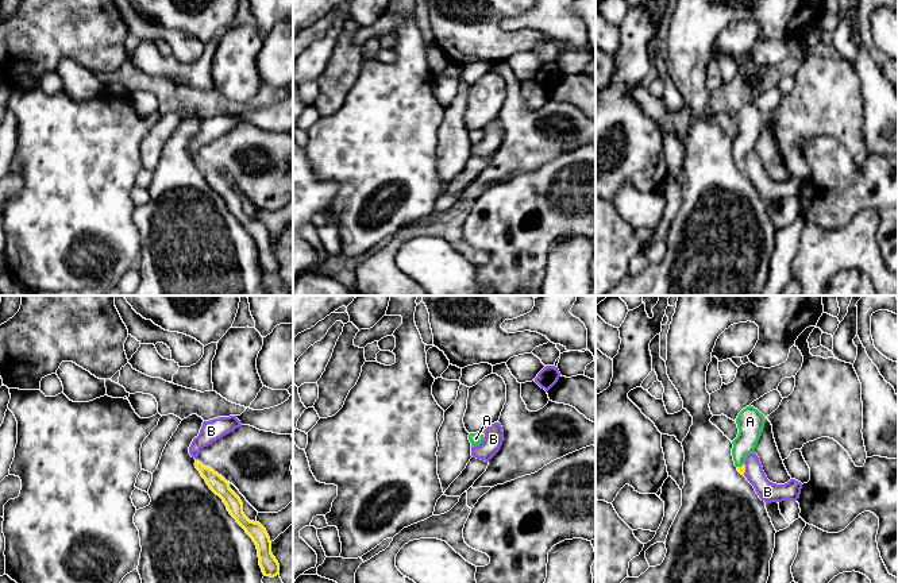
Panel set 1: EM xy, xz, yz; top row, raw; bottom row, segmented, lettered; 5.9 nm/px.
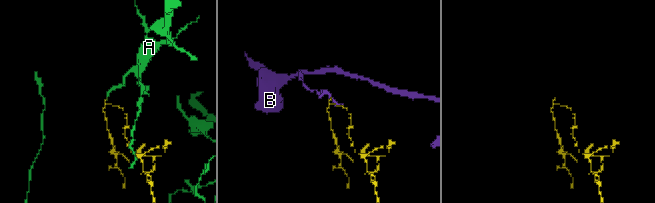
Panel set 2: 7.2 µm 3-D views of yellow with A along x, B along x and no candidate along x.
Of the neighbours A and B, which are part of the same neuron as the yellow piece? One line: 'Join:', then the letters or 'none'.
Join: A

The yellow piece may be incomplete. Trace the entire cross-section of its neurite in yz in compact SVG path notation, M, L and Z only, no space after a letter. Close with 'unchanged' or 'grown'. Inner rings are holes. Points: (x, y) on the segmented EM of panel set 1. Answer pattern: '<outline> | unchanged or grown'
M749 405L739 413L736 424L739 428L739 435L732 441L732 456L737 471L744 475L745 457L755 452L756 444L764 428L764 416Z | grown

